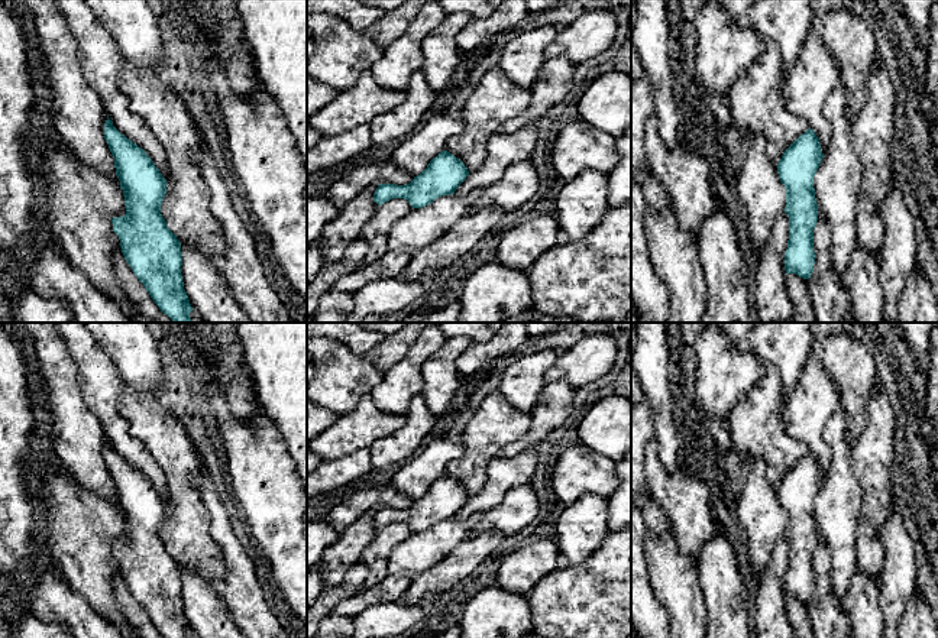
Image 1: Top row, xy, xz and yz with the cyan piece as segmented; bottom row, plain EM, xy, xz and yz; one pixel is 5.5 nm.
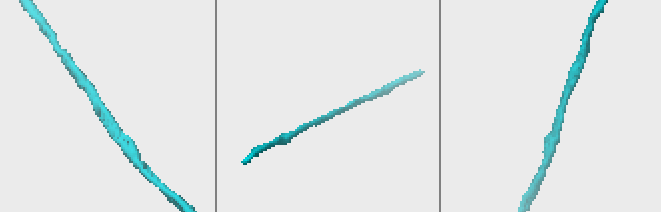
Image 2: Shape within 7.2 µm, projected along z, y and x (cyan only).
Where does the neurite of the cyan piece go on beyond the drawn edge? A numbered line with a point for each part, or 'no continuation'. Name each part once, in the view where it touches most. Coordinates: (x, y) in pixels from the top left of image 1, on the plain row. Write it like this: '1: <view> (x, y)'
no continuation

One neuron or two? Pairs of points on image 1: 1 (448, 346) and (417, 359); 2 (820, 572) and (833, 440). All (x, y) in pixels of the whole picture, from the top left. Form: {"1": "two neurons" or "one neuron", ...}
{"1": "two neurons", "2": "two neurons"}

